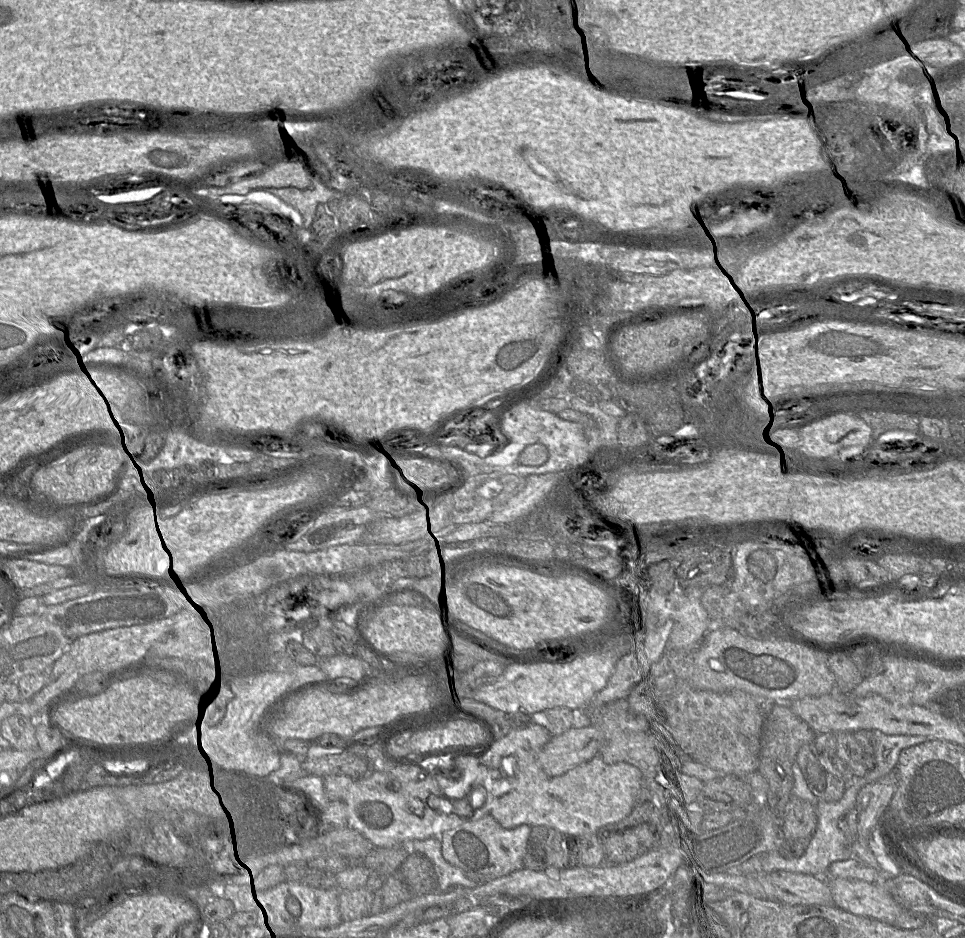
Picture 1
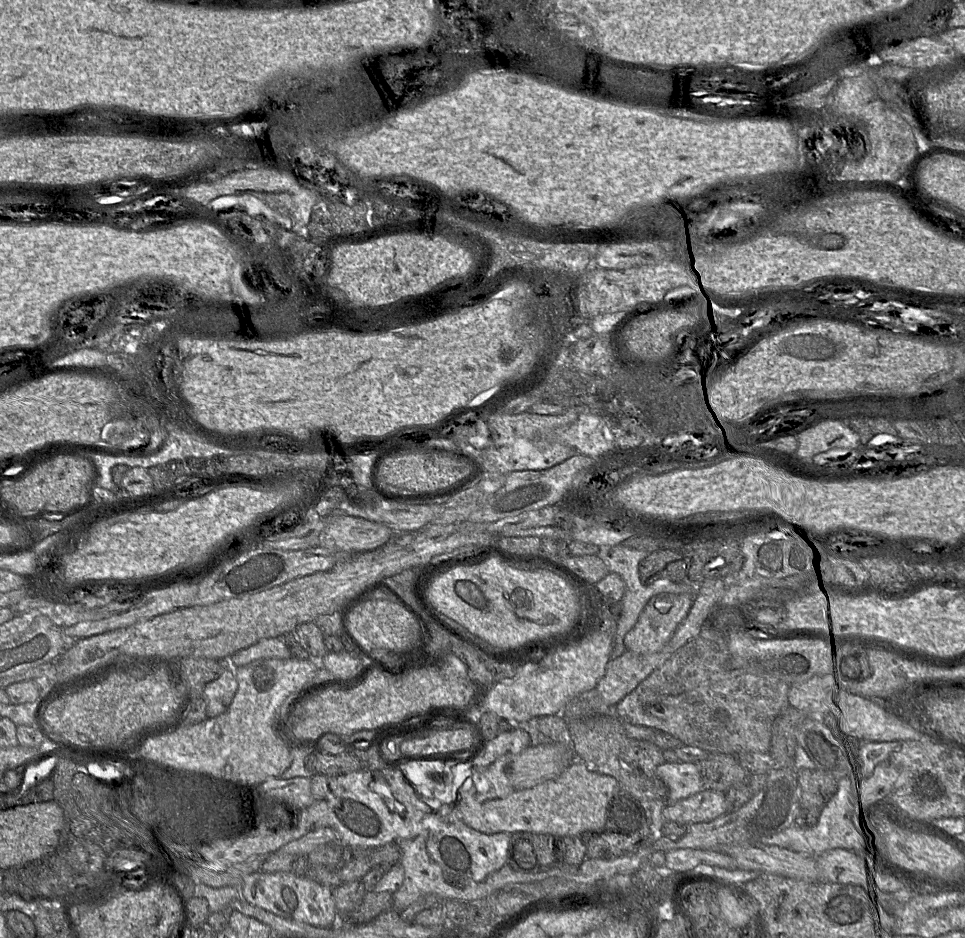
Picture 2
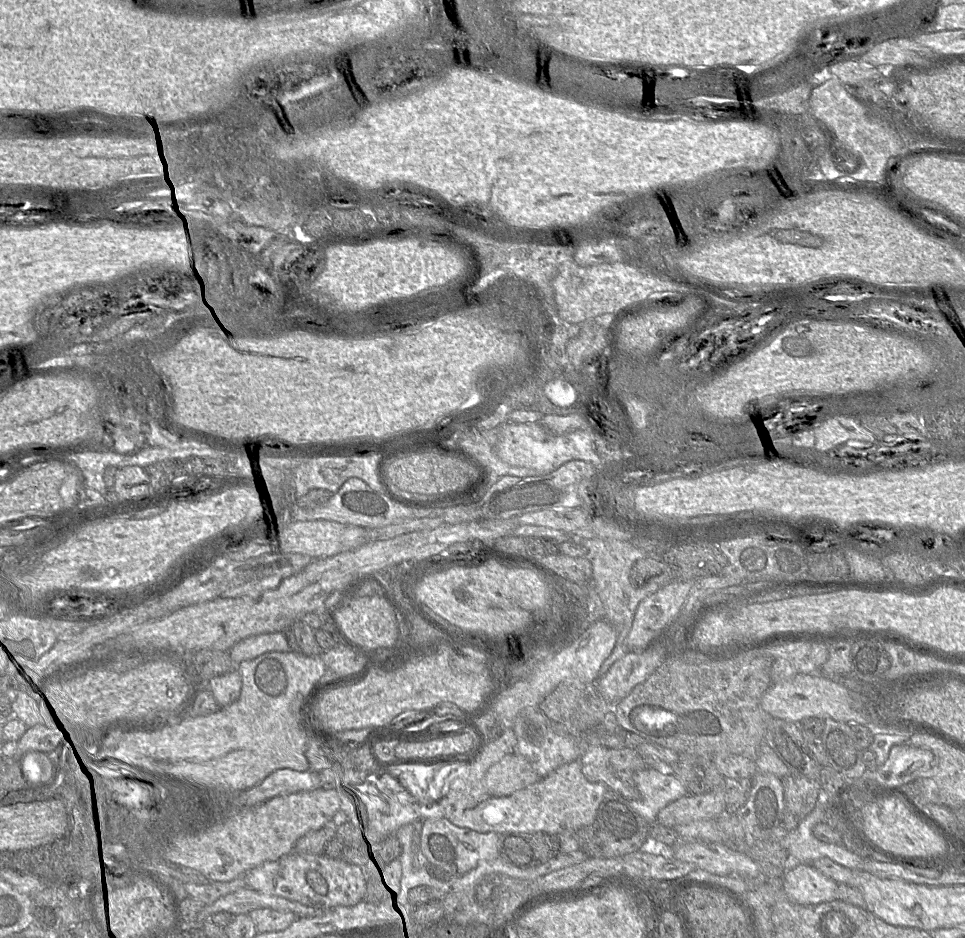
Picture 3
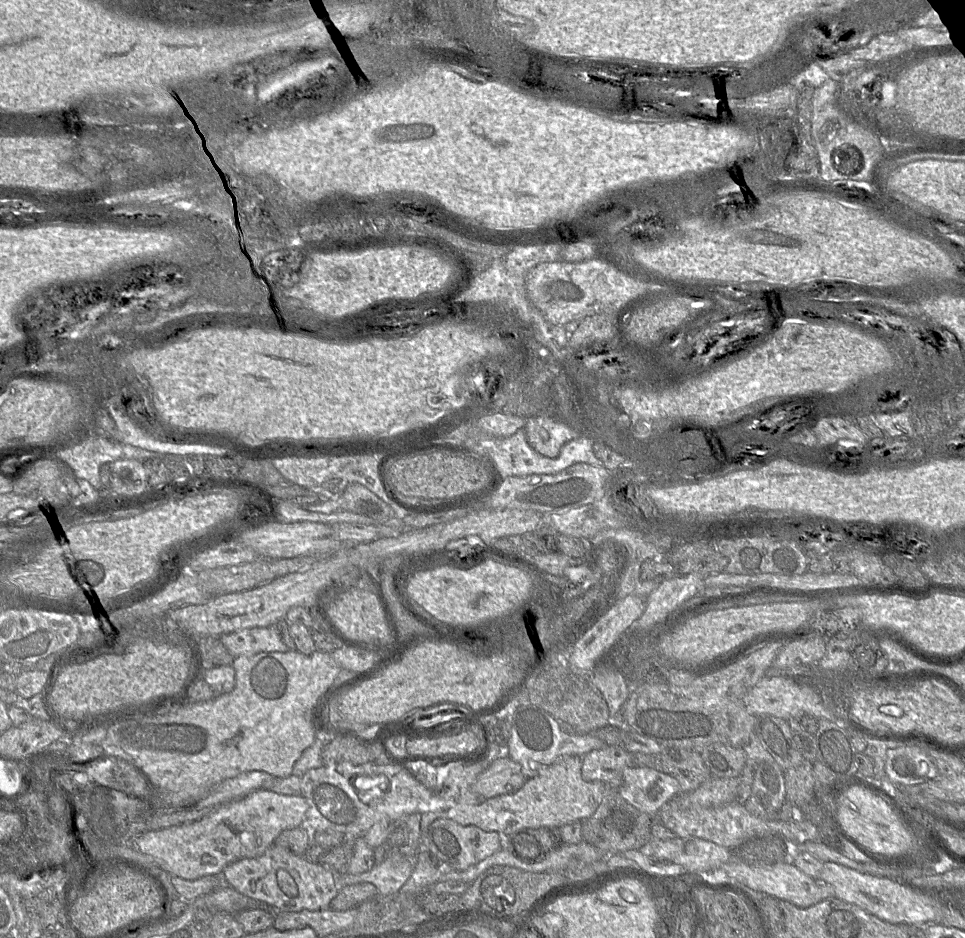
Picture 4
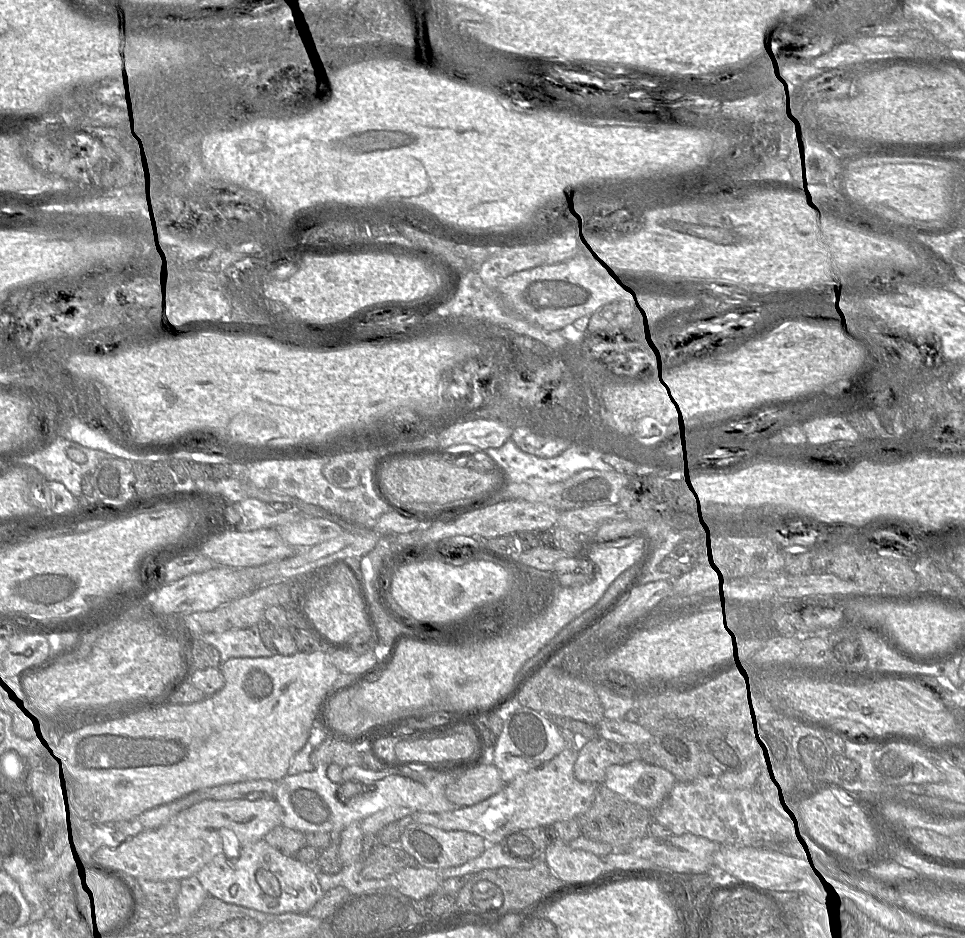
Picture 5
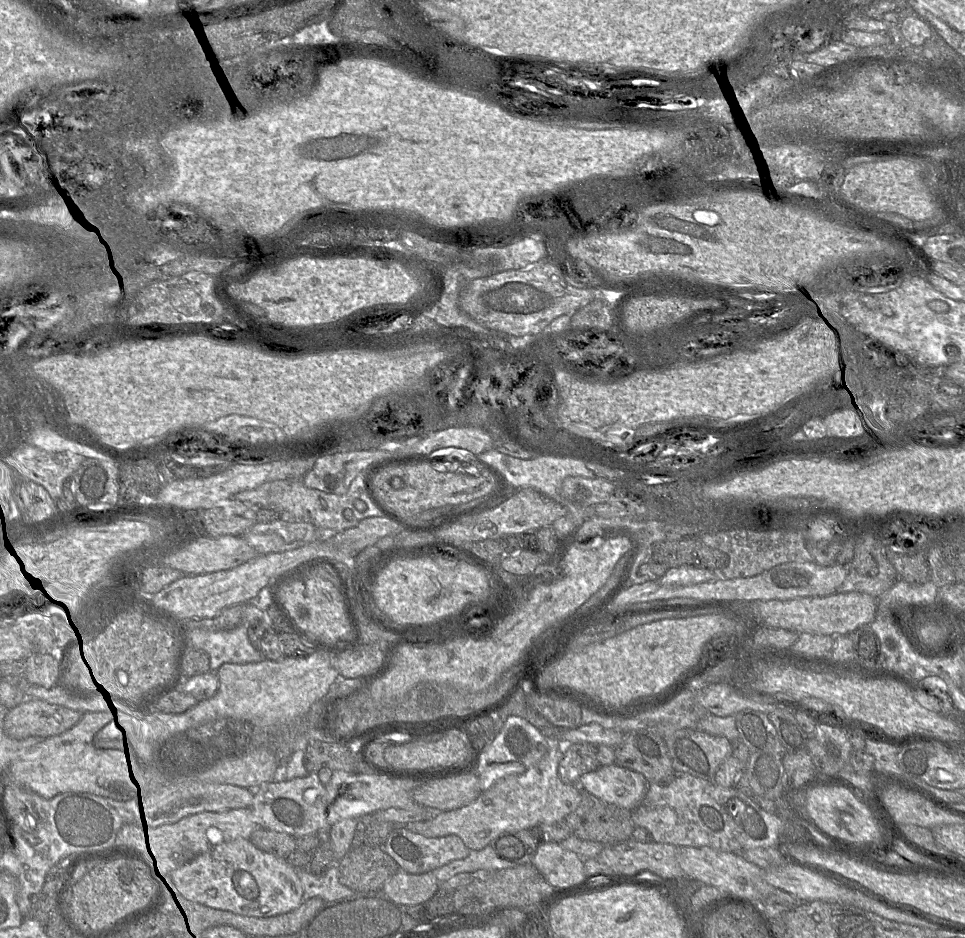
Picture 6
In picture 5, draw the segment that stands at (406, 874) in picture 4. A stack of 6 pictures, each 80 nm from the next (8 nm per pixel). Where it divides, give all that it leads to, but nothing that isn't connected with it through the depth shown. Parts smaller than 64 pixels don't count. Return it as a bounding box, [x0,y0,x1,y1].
[318,859,394,895]

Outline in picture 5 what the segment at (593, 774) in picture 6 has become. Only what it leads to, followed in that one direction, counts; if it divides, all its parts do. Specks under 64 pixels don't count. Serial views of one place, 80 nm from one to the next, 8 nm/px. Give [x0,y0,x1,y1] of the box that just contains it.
[603,761,676,811]

